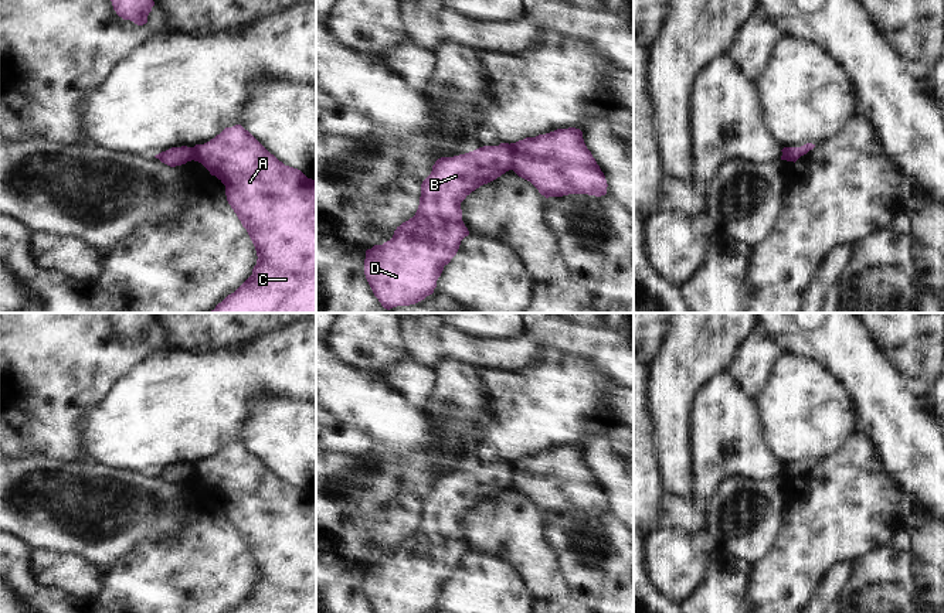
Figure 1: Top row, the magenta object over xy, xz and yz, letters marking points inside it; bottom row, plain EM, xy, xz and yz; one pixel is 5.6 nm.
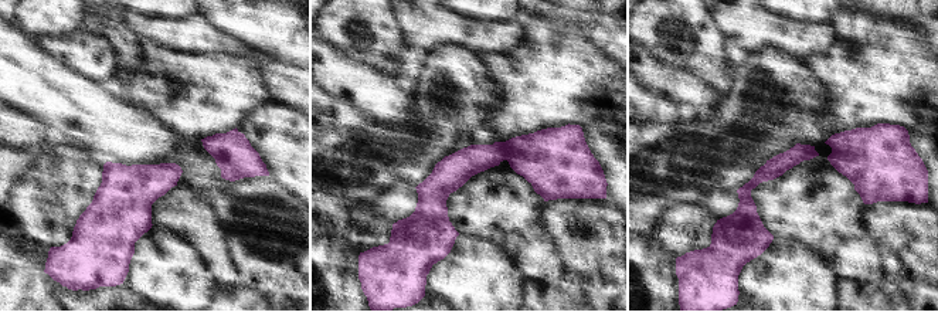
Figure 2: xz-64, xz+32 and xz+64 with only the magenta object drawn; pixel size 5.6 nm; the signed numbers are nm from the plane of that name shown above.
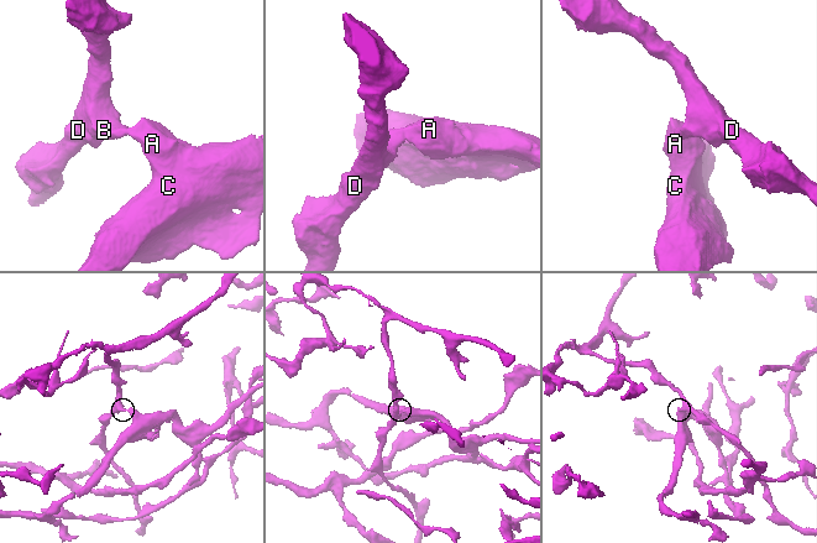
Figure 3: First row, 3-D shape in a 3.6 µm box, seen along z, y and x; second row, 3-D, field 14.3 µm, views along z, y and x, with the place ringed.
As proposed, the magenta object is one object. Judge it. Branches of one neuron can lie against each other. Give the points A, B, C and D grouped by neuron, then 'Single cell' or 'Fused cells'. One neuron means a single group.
Groups: A C / B D. Fused cells.

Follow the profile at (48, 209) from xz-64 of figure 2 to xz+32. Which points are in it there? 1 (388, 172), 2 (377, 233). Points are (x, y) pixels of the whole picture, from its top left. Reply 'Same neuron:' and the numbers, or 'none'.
Same neuron: none

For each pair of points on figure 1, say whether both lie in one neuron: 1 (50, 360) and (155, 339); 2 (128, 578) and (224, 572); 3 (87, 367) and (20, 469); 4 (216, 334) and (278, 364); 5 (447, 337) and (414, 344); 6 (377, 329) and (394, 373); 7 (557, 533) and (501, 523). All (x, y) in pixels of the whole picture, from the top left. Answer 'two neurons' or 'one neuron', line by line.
1: one neuron
2: one neuron
3: two neurons
4: two neurons
5: one neuron
6: two neurons
7: two neurons

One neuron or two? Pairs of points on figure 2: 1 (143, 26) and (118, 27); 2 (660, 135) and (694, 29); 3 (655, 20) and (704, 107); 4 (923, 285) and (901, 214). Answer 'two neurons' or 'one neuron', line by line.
1: two neurons
2: two neurons
3: two neurons
4: one neuron

